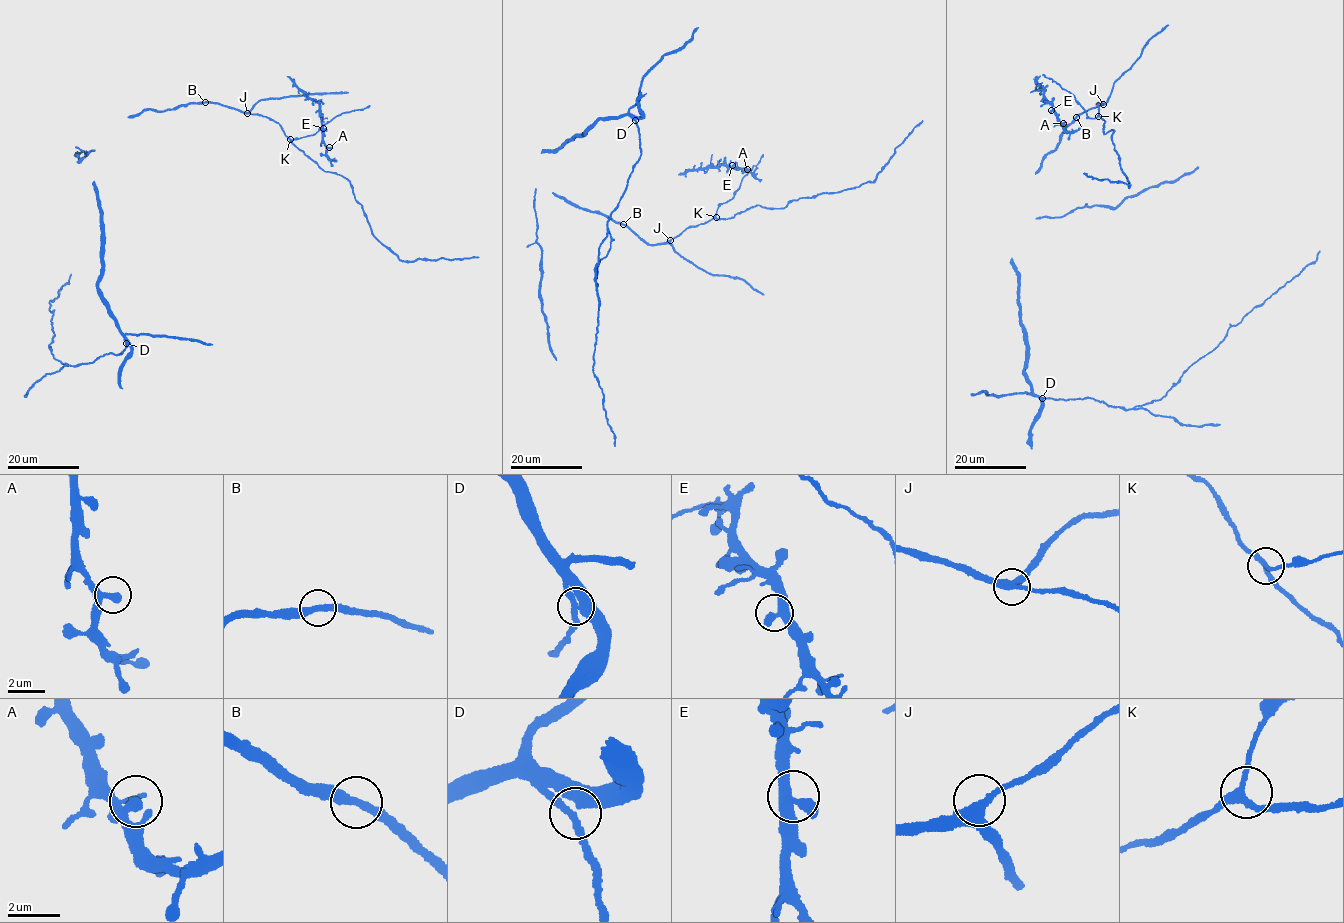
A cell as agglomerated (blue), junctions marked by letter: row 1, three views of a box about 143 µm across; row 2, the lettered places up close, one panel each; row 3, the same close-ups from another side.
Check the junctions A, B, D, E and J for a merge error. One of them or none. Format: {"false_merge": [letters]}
{"false_merge": []}

